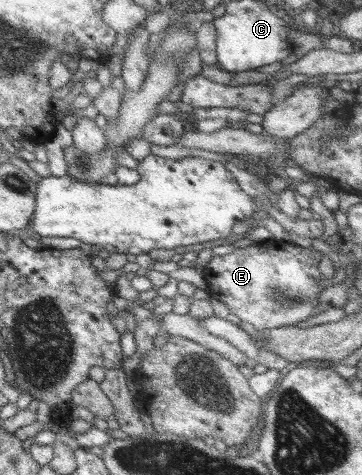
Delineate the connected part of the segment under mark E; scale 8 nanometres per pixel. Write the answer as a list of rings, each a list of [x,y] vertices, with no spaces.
[[[274,237],[262,244],[251,244],[246,247],[234,248],[232,253],[212,256],[203,269],[207,281],[207,291],[211,296],[225,303],[230,311],[230,318],[237,322],[245,321],[254,325],[256,332],[277,327],[294,326],[310,316],[316,315],[314,309],[318,305],[320,291],[317,287],[323,275],[318,270],[323,253],[316,251],[312,246],[302,246],[275,240]]]

